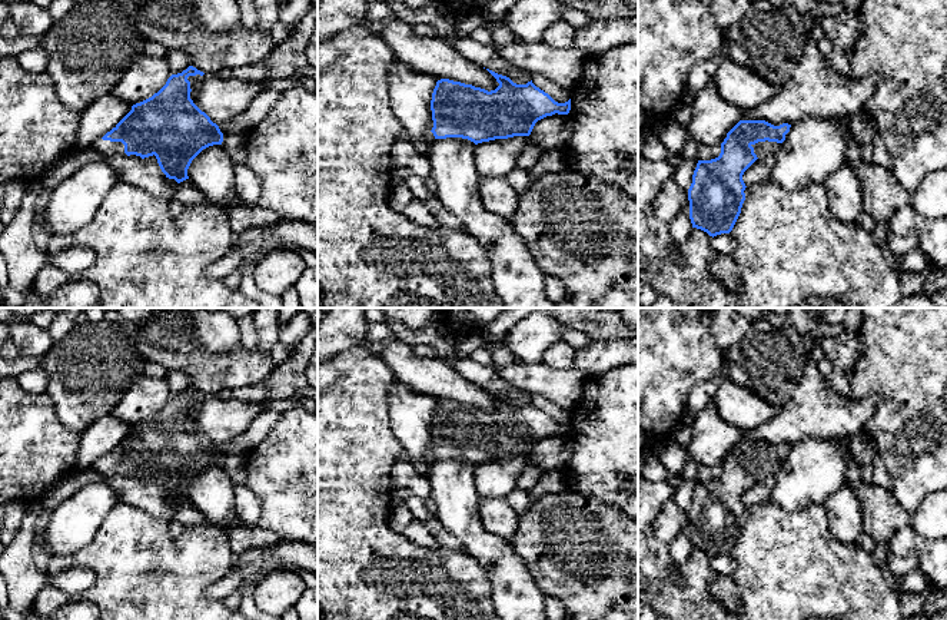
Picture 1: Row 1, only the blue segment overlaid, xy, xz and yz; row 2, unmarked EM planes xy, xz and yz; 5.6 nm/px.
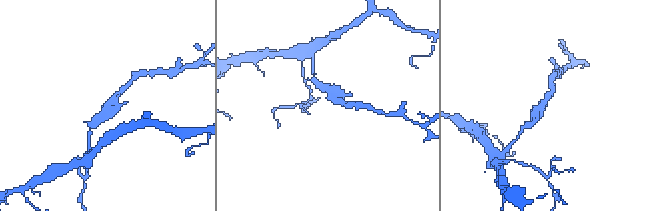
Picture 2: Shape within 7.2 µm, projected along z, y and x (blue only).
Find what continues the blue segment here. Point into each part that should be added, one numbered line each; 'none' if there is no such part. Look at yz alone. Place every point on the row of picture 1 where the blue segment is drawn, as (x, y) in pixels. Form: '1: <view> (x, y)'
1: yz (761, 149)

